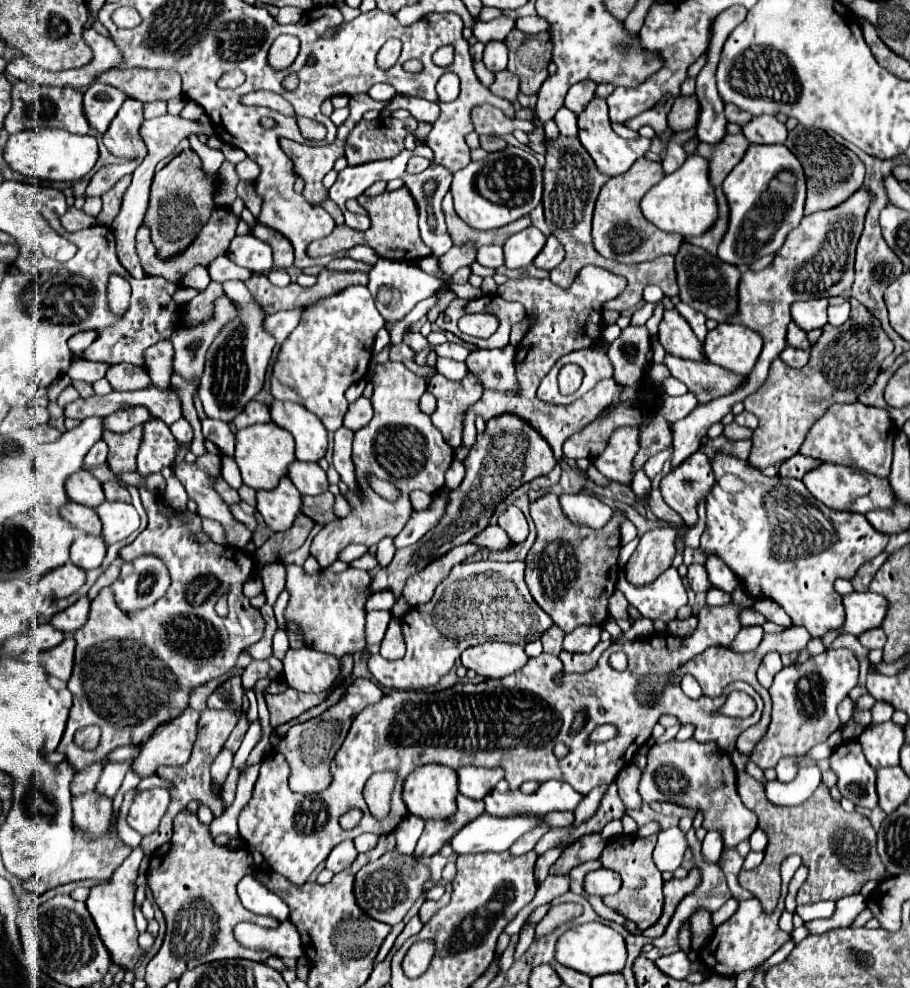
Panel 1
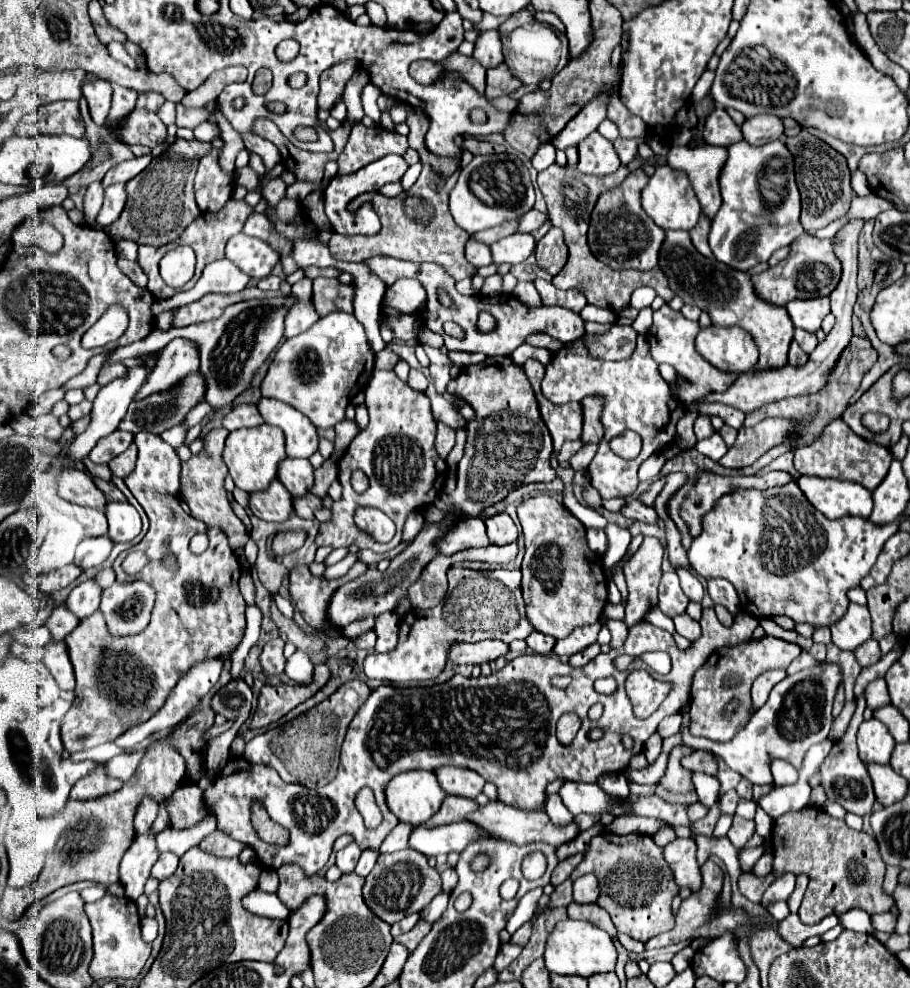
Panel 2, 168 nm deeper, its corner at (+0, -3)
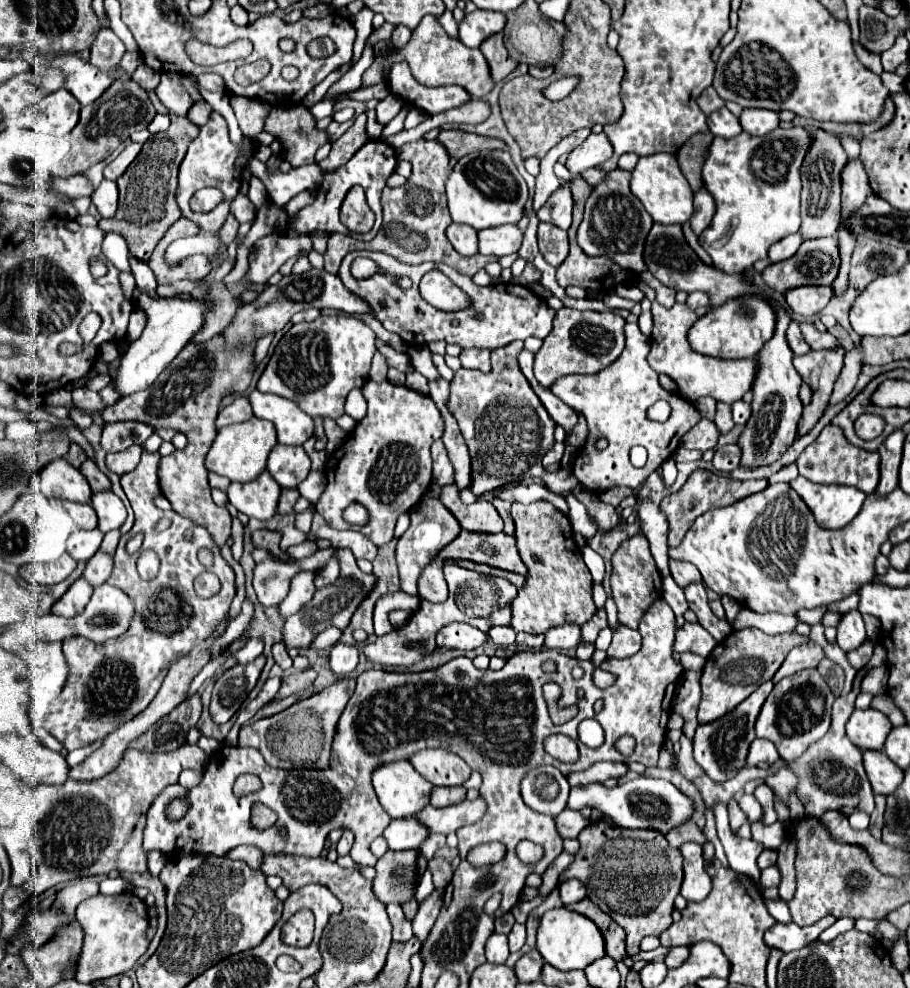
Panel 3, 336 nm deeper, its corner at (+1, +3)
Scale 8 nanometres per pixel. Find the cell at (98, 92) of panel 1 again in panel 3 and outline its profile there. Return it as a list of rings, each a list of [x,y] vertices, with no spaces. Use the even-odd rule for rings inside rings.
[[[63,57],[49,61],[49,65],[55,67],[65,67],[65,79],[67,79],[67,91],[75,95],[75,99],[81,105],[91,105],[95,99],[99,99],[109,87],[111,87],[111,77],[103,75],[93,67],[91,63],[81,61],[79,57],[69,57],[63,65]]]

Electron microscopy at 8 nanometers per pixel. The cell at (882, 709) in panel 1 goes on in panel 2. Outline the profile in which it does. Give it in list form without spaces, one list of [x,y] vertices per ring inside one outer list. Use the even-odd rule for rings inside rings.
[[[882,677],[870,681],[868,687],[866,687],[866,691],[864,691],[864,695],[866,695],[866,703],[868,703],[868,707],[872,711],[876,711],[876,709],[880,709],[880,707],[884,707],[884,705],[890,703],[886,681]]]

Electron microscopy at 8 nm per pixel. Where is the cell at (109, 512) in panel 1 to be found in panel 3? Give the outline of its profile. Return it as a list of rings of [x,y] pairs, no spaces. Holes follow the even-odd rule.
[[[101,491],[91,497],[91,507],[97,511],[99,517],[99,529],[103,533],[121,529],[127,519],[127,509],[123,501],[113,491]]]

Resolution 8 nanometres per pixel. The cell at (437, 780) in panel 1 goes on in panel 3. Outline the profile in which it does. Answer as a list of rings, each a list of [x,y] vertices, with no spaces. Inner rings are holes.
[[[409,761],[385,763],[373,775],[375,793],[393,819],[415,817],[429,805],[433,783],[421,777]]]

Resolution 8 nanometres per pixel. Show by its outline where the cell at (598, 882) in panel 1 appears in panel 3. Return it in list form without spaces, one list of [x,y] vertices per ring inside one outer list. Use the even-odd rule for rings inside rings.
[[[569,879],[569,881],[563,881],[559,885],[559,893],[561,893],[561,899],[565,905],[571,905],[571,903],[577,903],[581,899],[587,897],[587,889],[583,887],[583,883],[579,879]]]

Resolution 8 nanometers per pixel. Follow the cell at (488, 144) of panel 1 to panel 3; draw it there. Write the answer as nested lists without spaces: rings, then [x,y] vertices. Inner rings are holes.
[[[441,131],[441,135],[437,139],[441,143],[445,143],[449,155],[455,159],[461,159],[467,153],[481,151],[481,149],[505,149],[505,143],[499,139],[481,137],[481,135],[463,133],[463,131]]]

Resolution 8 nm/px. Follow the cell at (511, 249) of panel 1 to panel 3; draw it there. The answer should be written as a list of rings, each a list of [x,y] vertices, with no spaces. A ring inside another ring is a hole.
[[[499,225],[479,231],[479,253],[483,255],[511,255],[521,249],[523,233],[517,225]]]

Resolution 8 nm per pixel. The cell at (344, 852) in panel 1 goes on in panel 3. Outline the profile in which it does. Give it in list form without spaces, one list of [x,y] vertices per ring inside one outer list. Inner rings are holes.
[[[345,829],[345,831],[343,831],[343,837],[341,837],[339,843],[337,843],[337,853],[339,853],[339,855],[349,855],[351,845],[353,845],[353,833]]]

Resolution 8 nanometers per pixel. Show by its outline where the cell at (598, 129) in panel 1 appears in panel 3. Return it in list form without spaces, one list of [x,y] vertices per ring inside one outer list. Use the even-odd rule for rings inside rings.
[[[591,133],[575,151],[569,153],[567,169],[573,175],[581,175],[589,167],[597,167],[611,159],[613,147],[605,133]]]

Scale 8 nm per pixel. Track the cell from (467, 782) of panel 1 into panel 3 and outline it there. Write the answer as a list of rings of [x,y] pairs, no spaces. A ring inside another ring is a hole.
[[[447,749],[419,751],[415,757],[411,757],[411,763],[433,785],[463,785],[471,775],[471,767],[459,755]]]

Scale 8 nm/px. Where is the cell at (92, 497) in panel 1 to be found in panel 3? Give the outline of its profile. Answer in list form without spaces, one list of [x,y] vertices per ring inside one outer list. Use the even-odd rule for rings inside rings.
[[[63,457],[51,461],[39,473],[39,477],[41,477],[41,489],[47,497],[59,497],[59,499],[69,499],[79,503],[91,501],[93,491],[85,475]]]

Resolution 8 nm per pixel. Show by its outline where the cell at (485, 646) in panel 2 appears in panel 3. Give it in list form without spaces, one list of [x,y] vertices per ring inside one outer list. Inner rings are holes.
[[[451,623],[443,627],[436,636],[436,645],[459,651],[473,651],[489,641],[489,635],[465,625],[465,623]]]

